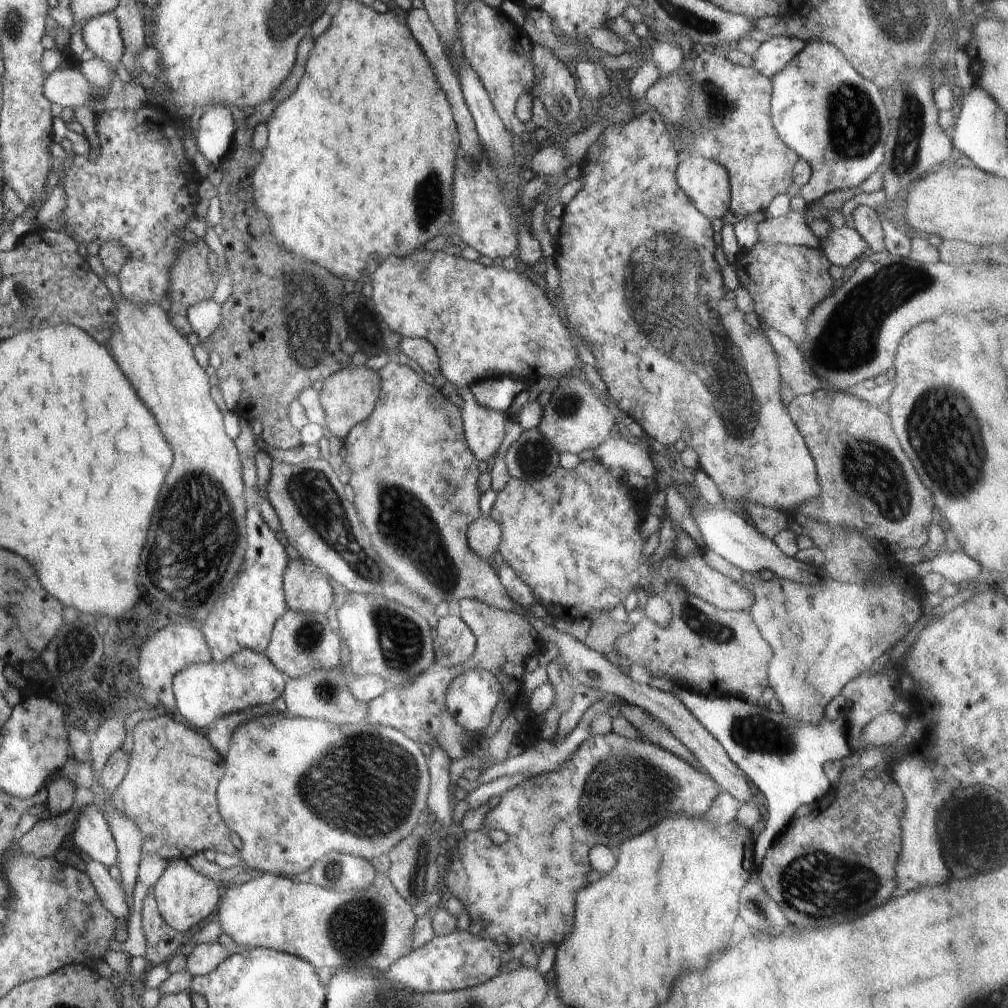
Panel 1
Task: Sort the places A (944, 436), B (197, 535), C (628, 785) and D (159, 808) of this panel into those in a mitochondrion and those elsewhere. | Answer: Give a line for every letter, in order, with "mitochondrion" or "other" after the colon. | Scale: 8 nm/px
A: mitochondrion
B: mitochondrion
C: mitochondrion
D: mitochondrion

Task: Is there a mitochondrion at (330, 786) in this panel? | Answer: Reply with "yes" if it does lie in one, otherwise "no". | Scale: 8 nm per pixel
yes

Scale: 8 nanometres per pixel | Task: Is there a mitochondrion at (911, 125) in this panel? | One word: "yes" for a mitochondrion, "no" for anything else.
yes

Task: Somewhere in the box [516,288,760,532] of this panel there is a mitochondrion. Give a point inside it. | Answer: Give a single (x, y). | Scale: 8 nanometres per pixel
(571, 402)

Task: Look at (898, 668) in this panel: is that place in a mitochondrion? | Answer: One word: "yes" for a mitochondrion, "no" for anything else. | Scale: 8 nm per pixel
no

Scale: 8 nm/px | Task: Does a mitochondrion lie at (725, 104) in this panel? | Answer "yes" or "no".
yes

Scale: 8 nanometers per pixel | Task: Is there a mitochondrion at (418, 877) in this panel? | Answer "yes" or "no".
yes

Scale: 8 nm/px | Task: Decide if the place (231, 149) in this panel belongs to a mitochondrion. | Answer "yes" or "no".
no

